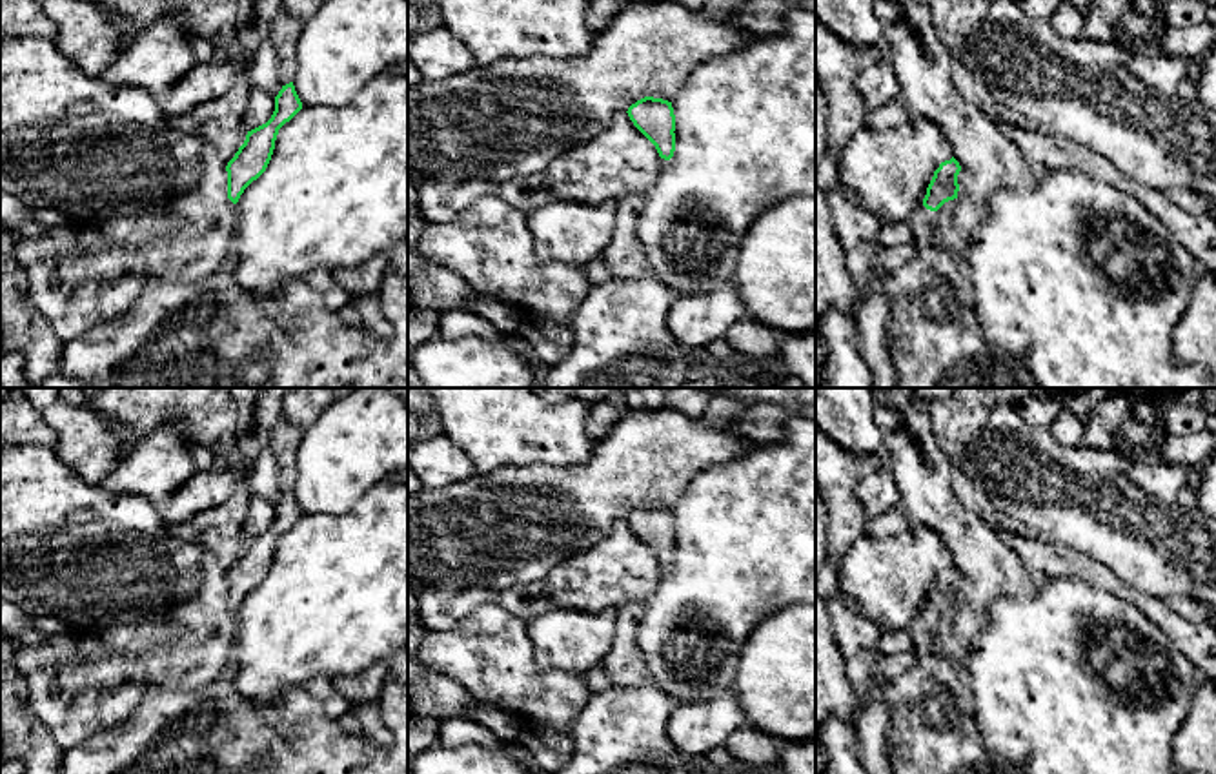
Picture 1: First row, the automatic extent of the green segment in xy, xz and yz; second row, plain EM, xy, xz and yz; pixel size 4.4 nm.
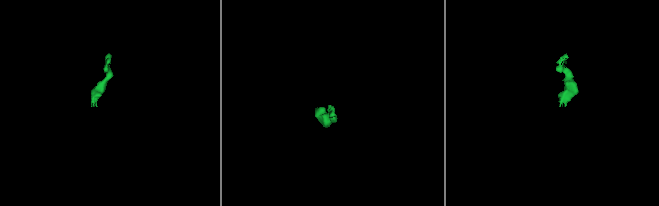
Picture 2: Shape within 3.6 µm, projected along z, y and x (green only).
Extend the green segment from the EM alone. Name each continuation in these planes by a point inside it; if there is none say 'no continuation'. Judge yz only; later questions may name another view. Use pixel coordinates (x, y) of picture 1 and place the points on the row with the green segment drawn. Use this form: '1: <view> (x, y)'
1: yz (923, 221)

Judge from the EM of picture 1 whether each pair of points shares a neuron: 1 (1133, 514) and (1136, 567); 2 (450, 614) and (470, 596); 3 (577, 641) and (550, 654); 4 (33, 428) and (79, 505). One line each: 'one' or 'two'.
1: one
2: one
3: one
4: two

